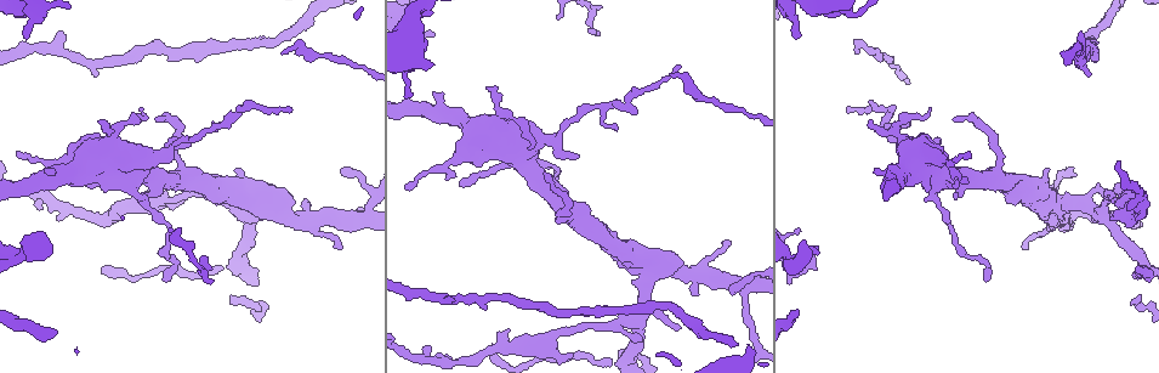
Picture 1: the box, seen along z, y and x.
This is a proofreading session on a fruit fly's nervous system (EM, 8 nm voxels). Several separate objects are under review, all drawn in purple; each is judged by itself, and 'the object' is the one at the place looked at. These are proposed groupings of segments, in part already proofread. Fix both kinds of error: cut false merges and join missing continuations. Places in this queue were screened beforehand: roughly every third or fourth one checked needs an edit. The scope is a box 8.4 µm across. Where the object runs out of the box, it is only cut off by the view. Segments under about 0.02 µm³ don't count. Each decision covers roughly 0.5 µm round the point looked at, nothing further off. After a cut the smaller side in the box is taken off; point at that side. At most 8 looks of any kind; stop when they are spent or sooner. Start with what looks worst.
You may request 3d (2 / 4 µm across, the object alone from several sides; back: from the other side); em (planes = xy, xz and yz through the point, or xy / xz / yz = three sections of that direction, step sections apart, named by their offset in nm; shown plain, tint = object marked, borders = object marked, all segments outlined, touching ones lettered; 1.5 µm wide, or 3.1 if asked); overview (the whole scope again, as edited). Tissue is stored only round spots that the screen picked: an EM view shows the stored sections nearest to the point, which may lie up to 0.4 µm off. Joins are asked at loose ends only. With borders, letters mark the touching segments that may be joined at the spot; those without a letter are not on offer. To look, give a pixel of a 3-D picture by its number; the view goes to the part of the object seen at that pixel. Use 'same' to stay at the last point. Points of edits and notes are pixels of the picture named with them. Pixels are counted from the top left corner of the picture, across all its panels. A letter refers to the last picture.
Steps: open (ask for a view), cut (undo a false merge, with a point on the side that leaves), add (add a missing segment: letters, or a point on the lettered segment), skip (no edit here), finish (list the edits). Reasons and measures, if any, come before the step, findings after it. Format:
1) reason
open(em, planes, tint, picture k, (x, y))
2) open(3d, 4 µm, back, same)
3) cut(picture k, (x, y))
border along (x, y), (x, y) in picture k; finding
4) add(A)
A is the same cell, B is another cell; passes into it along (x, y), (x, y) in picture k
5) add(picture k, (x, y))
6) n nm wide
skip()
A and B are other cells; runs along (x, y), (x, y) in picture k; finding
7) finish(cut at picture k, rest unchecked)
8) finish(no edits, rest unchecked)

an open end
open(em, xz, step 8, plain, picture 1, (242, 169))

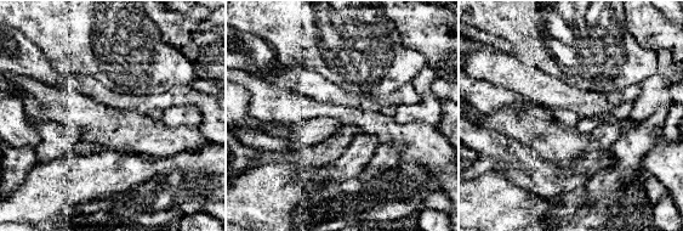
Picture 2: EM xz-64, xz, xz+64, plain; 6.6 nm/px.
open(em, xz, step 8, tint, same)

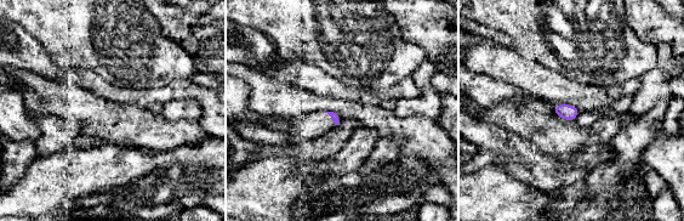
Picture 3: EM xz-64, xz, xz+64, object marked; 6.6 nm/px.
see the neighbours
open(em, xz, step 8, borders, same)

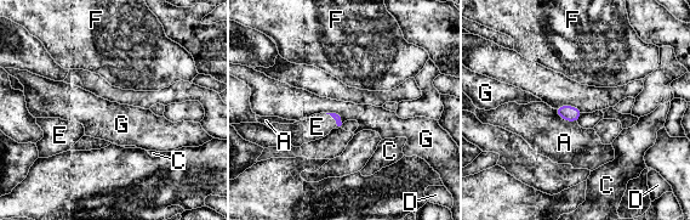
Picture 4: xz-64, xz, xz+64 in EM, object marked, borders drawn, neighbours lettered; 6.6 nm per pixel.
add(picture 4, (317, 127))
E is the same cell, A, C, D, F and G are other cells; passes into it along (336, 117), (332, 117), (317, 127) in picture 4; it goes on there

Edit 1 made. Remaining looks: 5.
open(overview)

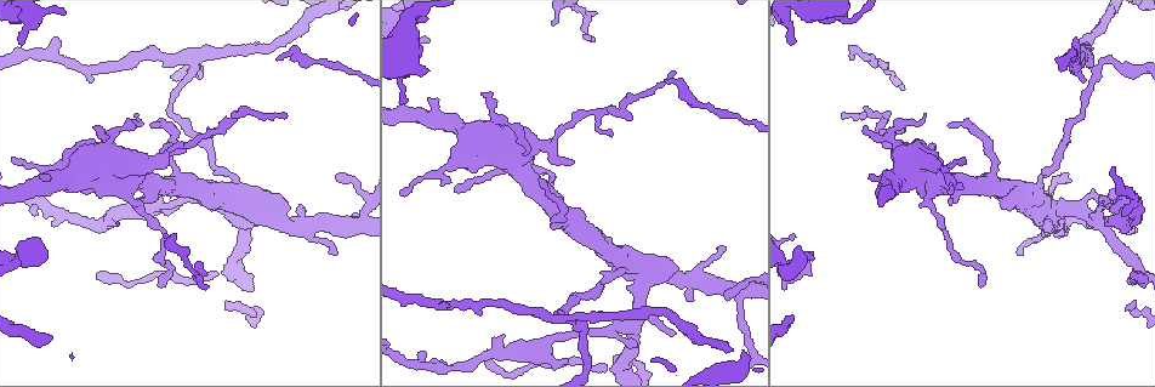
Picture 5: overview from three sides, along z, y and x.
calibre changes
open(3d, 2 µm, picture 5, (738, 295))

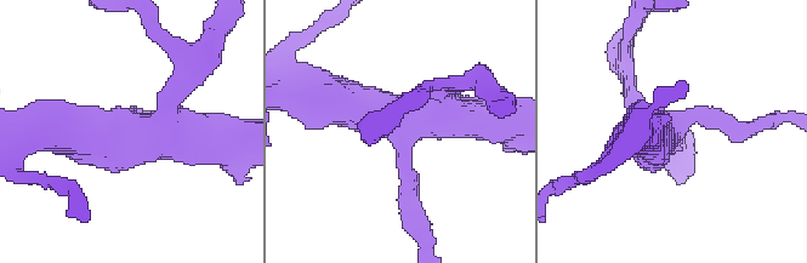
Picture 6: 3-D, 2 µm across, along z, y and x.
open(em, xy, step 8, tint, picture 6, (123, 129))

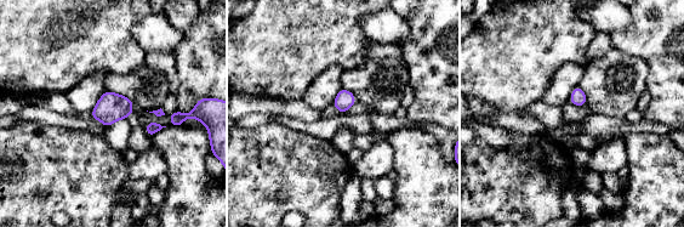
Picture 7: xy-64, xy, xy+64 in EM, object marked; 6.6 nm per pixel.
cut it another way
open(em, planes, borders, same)

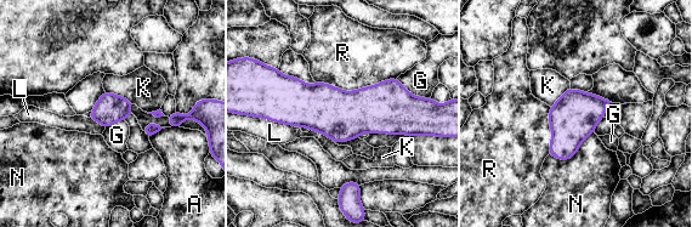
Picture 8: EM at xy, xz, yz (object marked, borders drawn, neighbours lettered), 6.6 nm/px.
190 nm wide
skip()
A, G, K, L, N and R are other cells; runs along (261, 107), (389, 112), (407, 119) in picture 8; continuous, no second cell

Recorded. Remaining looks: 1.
finish(add at picture 4, rest unchecked)

